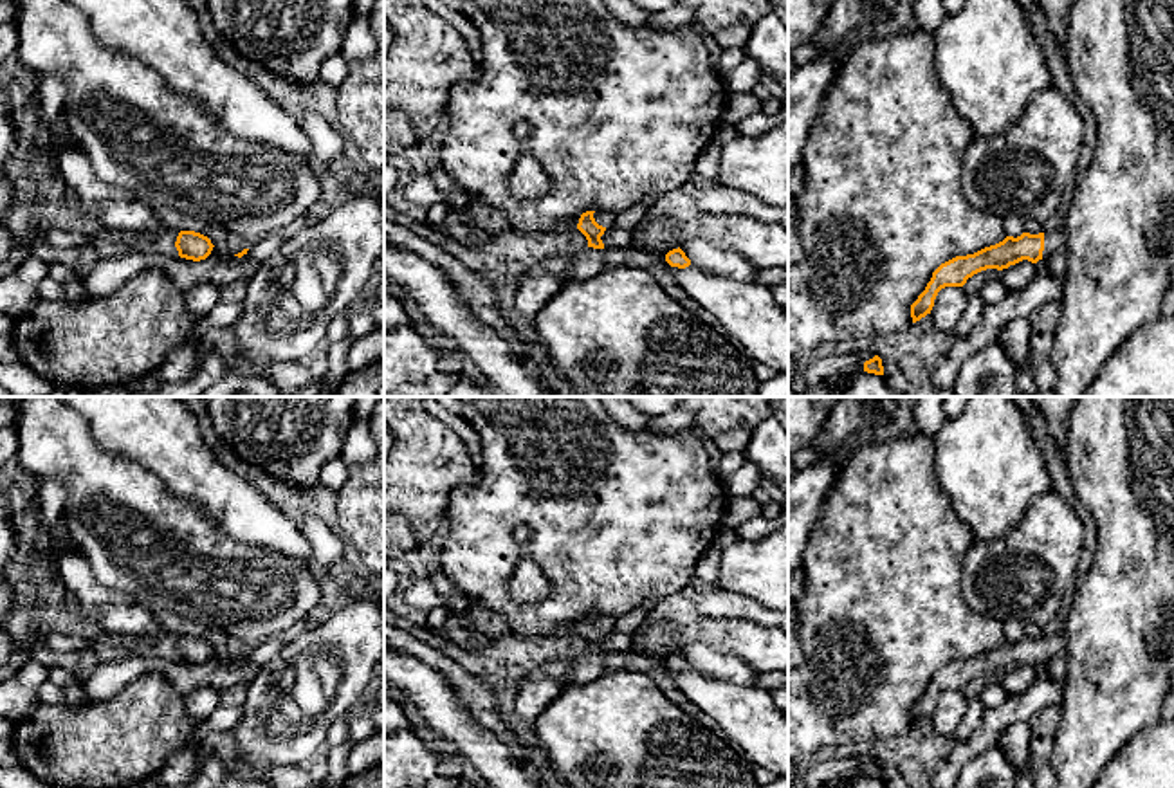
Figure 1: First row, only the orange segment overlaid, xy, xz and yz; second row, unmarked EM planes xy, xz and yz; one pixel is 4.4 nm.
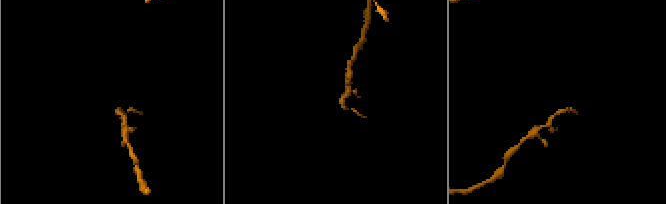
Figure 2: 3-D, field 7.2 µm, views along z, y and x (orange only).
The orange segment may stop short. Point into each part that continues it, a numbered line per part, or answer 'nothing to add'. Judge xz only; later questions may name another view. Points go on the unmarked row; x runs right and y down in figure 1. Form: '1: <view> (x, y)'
1: xz (586, 668)

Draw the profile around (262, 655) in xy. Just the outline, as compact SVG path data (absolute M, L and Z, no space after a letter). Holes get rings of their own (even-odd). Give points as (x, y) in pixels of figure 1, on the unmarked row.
M290 635L272 637L261 646L249 649L247 665L252 665L252 667L269 665L283 651L289 640L290 640Z

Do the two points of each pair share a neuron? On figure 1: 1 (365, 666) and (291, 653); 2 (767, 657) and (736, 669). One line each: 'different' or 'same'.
1: same
2: different

